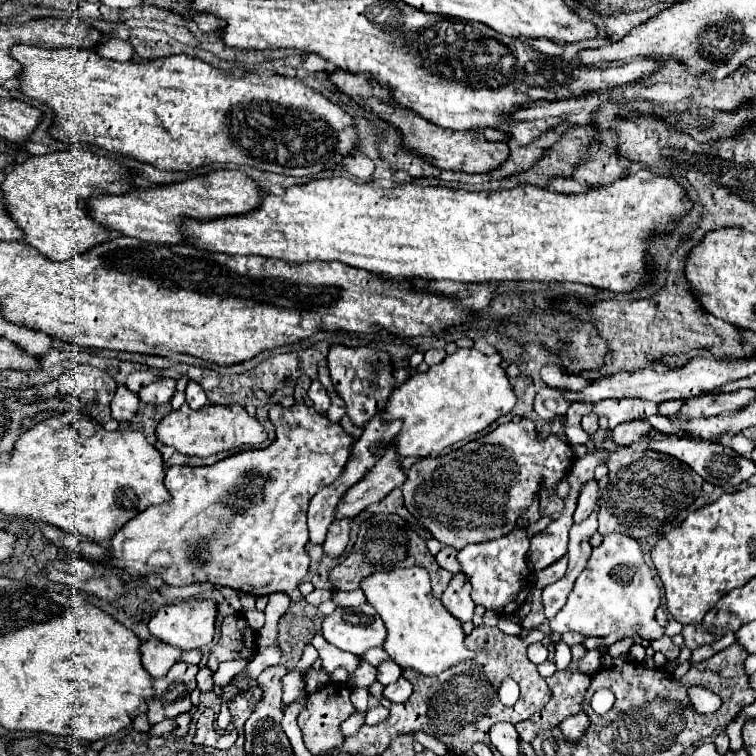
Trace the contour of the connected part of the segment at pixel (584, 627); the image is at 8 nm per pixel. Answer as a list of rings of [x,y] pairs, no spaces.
[[[606,534],[602,544],[592,550],[592,556],[590,556],[586,568],[582,570],[582,574],[578,576],[566,606],[550,620],[550,628],[560,634],[580,632],[584,636],[608,636],[608,634],[616,632],[620,638],[634,636],[638,632],[642,638],[656,640],[656,638],[664,636],[664,628],[654,618],[658,604],[660,604],[660,590],[658,590],[658,584],[654,582],[650,568],[644,562],[638,540],[634,540],[632,536],[626,536],[626,534]]]

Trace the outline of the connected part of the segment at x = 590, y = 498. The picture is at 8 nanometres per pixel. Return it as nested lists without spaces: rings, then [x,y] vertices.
[[[596,480],[584,482],[582,490],[580,490],[580,496],[578,496],[574,522],[582,522],[584,518],[588,518],[590,512],[594,510],[594,506],[596,506],[596,500],[598,500],[598,482]]]

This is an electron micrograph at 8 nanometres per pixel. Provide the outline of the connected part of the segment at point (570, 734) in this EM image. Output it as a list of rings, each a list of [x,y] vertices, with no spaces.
[[[582,712],[582,714],[576,714],[576,716],[566,718],[566,720],[560,724],[560,730],[562,730],[562,734],[564,734],[564,738],[566,738],[568,742],[576,742],[578,738],[582,738],[582,734],[584,734],[584,730],[586,730],[586,724],[588,724],[588,718],[586,718],[586,714]]]

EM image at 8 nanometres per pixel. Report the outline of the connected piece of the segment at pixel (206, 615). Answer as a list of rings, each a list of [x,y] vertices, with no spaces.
[[[188,598],[178,604],[168,604],[162,606],[156,616],[150,620],[148,630],[152,636],[160,638],[166,644],[172,644],[180,650],[192,650],[192,648],[202,648],[212,642],[214,638],[214,624],[218,616],[218,602],[214,600],[198,600],[198,598]]]

